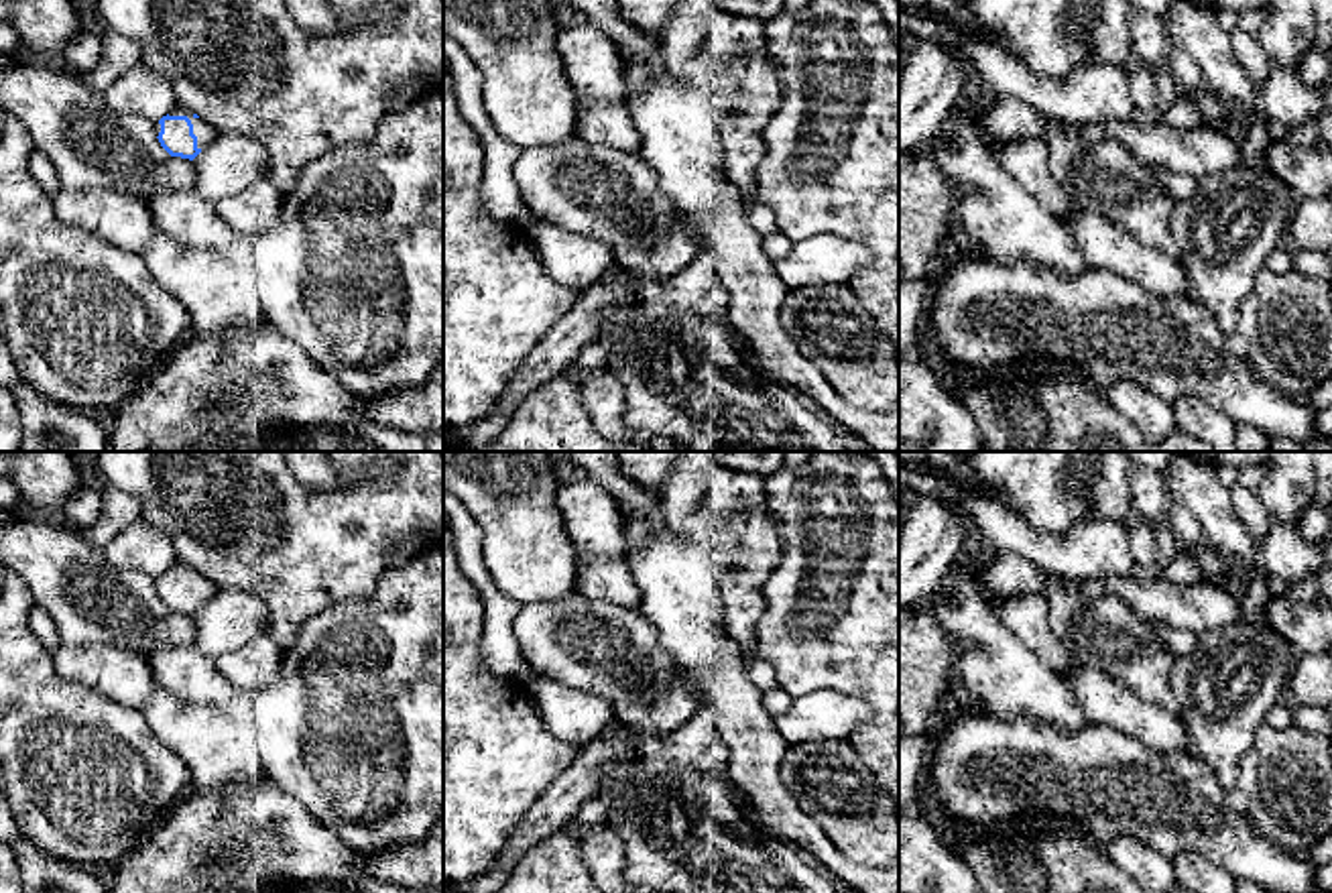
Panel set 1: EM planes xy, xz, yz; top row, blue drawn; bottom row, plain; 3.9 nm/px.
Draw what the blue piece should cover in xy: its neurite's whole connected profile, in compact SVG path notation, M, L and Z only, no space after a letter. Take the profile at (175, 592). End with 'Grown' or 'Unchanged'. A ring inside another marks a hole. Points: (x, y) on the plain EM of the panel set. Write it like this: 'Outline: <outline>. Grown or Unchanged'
Outline: M175 561L167 572L155 578L155 588L161 602L171 612L189 616L193 616L218 592L207 578L181 561Z. Grown

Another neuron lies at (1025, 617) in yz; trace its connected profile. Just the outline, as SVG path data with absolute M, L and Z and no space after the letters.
M1017 596L990 606L998 620L1049 669L1064 679L1078 667L1074 653L1047 622L1045 596Z

